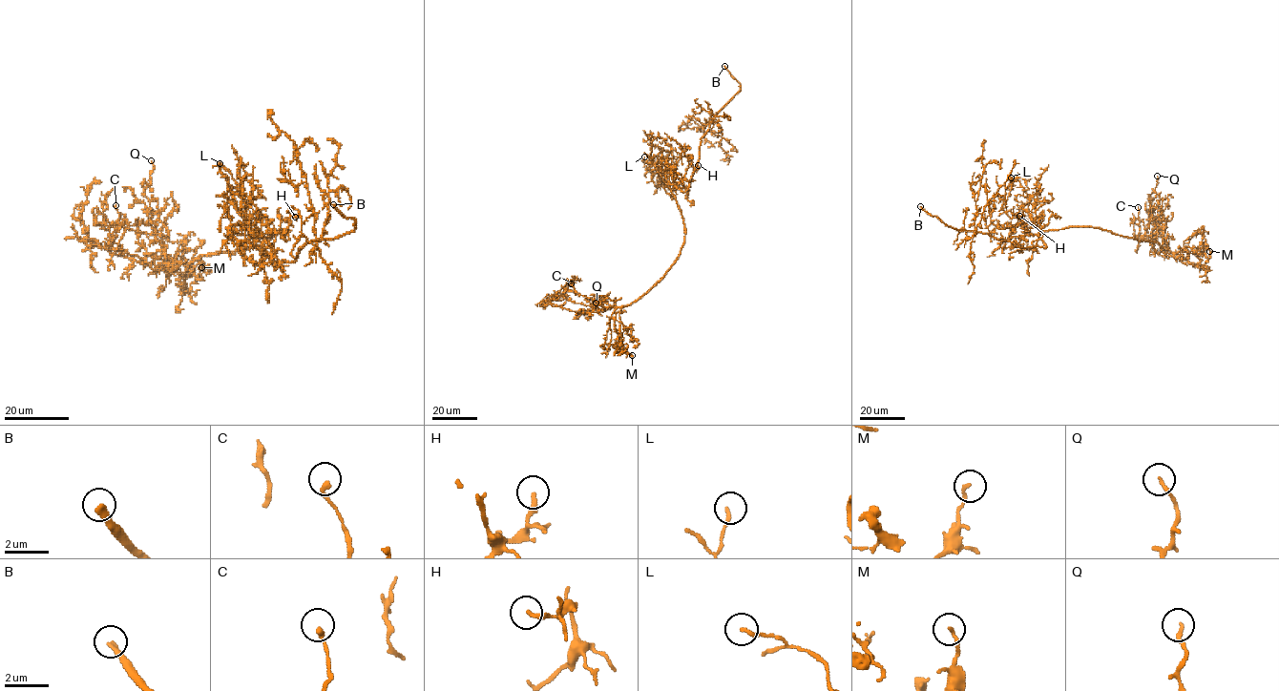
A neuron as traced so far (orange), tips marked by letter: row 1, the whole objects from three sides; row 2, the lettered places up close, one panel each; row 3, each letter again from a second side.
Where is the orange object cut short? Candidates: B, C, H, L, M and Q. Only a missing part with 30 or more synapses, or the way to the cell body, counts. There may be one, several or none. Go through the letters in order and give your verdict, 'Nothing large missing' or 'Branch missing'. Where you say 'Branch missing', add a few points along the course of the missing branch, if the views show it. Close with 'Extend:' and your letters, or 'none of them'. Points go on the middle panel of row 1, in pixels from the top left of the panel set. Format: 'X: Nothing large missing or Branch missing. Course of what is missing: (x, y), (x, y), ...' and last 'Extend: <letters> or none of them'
B: Branch missing. Course of what is missing: (724, 66), (703, 55), (692, 54), (681, 41)
C: Nothing large missing
H: Nothing large missing
L: Nothing large missing
M: Nothing large missing
Q: Nothing large missing
Extend: B

